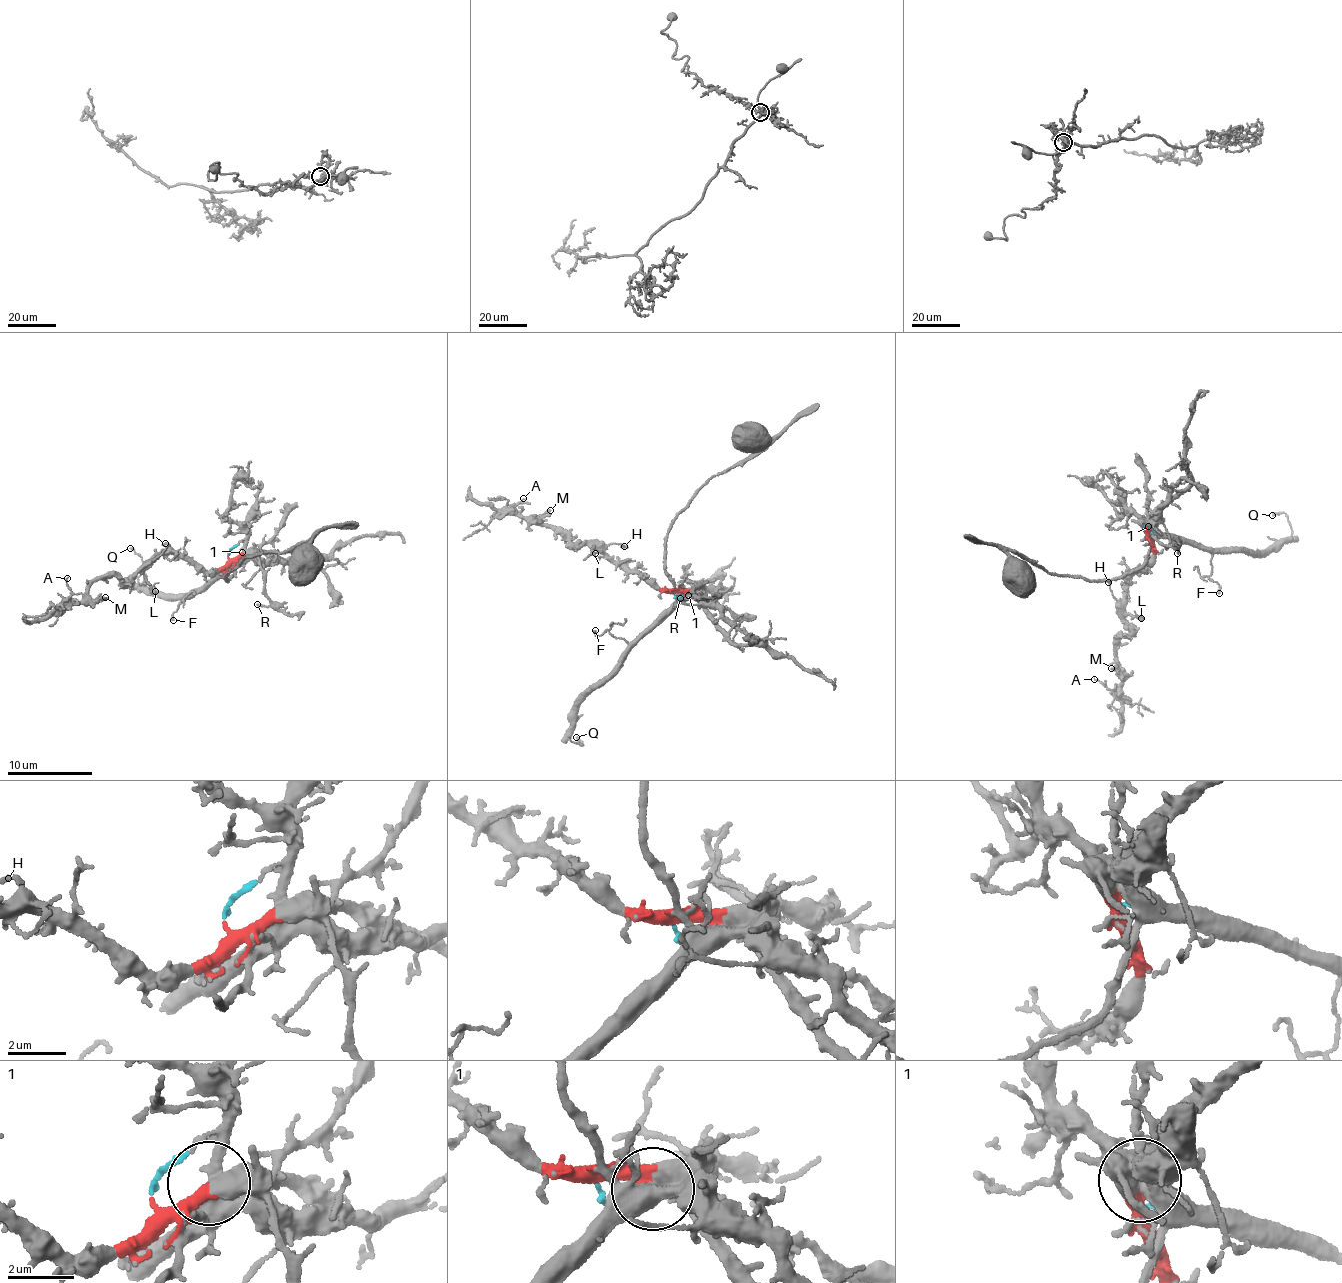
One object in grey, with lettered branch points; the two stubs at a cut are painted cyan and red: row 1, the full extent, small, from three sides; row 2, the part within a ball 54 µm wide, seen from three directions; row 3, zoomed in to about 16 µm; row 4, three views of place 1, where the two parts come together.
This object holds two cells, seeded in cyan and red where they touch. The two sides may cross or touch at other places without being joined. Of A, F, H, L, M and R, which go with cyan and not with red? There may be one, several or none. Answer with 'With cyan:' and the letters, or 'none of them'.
With cyan: F

